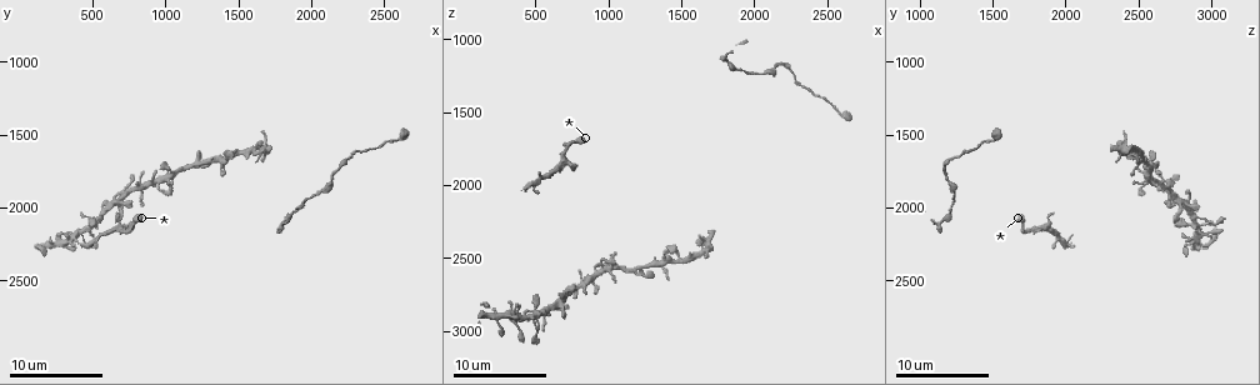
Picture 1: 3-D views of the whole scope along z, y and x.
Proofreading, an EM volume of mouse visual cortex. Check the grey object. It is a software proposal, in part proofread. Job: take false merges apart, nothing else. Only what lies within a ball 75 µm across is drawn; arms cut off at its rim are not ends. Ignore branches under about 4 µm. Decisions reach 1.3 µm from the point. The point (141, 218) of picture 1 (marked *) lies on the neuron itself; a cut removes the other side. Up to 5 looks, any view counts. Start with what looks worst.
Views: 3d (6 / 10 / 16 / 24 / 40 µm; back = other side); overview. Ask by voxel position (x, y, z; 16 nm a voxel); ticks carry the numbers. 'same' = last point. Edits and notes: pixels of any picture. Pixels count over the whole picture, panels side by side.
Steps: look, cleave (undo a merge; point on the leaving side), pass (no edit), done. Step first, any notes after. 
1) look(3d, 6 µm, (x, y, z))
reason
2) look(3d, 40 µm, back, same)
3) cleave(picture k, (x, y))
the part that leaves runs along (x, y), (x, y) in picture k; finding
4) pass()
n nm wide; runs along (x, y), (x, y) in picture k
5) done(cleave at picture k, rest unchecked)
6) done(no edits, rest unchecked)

look(3d, 10 µm, (1660, 1580, 2440))
small branch off a trunk

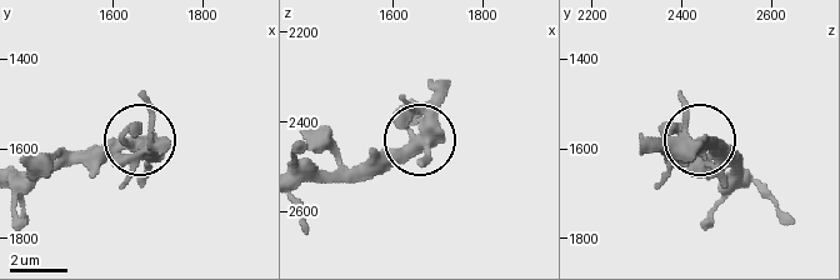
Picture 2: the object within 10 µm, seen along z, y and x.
look(3d, 6 µm, (1650, 1590, 2440))

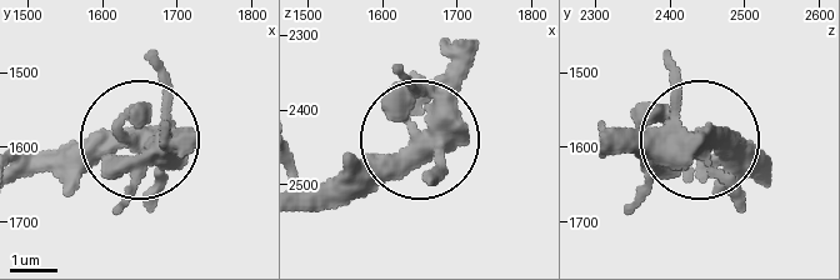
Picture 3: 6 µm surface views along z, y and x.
pass()
480 nm wide; continuous, no second neuron

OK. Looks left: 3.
look(3d, 6 µm, (980, 1780, 2580))
looks like a crossing

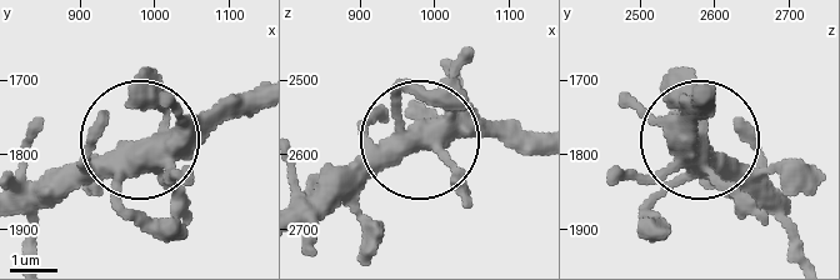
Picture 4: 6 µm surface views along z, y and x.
look(3d, 6 µm, back, same)

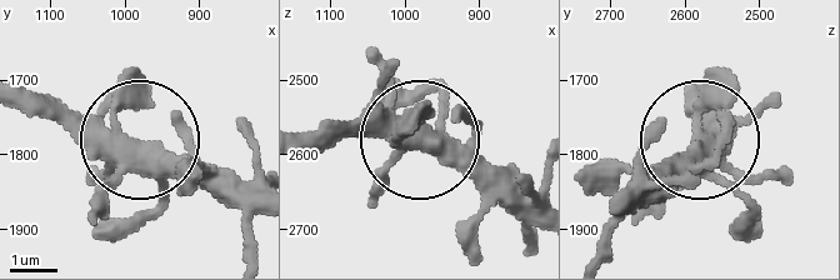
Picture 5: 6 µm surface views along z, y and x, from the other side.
pass()
one neuron here

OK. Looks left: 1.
look(3d, 6 µm, (480, 2120, 2900))

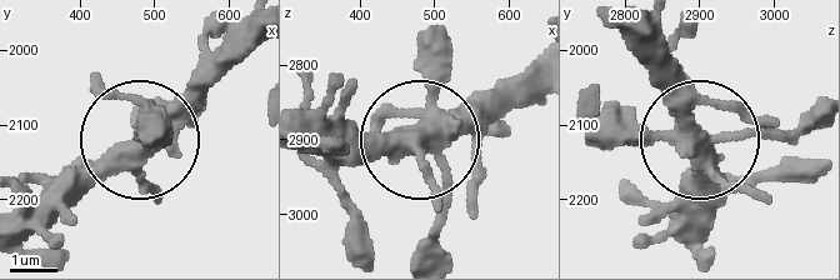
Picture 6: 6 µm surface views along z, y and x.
pass()
410 nm wide; one neuron here

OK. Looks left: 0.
done(no edits, rest unchecked)

